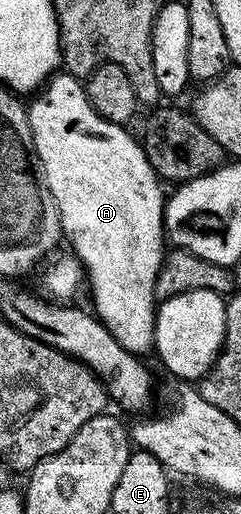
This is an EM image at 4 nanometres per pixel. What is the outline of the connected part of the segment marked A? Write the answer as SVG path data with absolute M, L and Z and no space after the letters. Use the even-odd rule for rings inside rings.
M58 72L53 75L37 91L34 103L29 103L28 113L30 116L30 127L32 128L32 136L34 137L34 147L38 153L38 159L42 165L44 172L44 180L48 180L48 192L52 192L52 196L56 200L56 208L60 212L60 224L62 225L63 239L68 243L69 249L75 258L82 264L85 281L90 286L90 294L94 297L93 313L99 322L104 323L108 328L111 336L121 344L130 354L146 356L154 350L154 316L156 313L156 299L154 297L154 289L156 288L156 276L162 267L162 260L168 250L168 239L166 236L166 228L164 225L164 215L166 212L166 198L162 194L163 183L155 174L154 169L150 166L150 161L146 158L146 152L142 149L142 145L137 137L134 138L129 134L125 125L118 125L109 122L104 116L100 116L96 112L96 108L92 106L86 97L85 85L79 79L73 78L72 75L65 72Z

